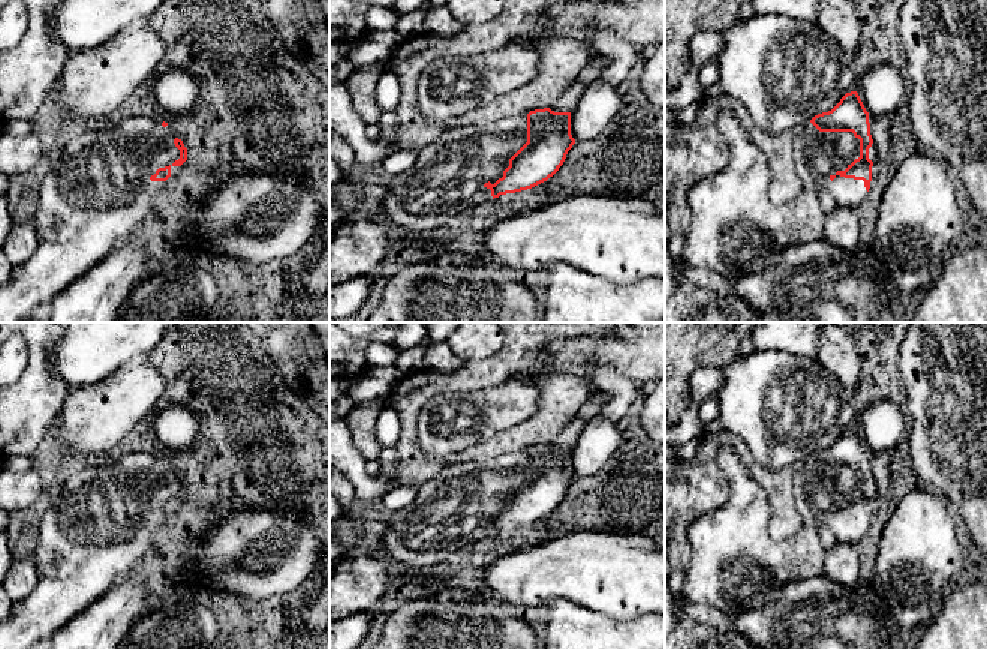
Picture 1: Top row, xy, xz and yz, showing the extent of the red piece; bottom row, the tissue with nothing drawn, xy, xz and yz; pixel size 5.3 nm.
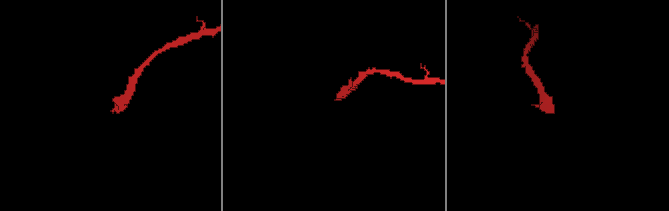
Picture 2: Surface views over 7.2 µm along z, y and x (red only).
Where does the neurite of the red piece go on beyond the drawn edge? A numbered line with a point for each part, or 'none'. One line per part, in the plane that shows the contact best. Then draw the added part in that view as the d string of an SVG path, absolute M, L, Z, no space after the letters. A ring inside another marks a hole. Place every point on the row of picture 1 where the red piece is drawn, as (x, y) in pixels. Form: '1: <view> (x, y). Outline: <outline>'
1: yz (818, 155). Outline: M810 120L794 133L794 163L804 189L825 189L839 207L855 210L867 195L864 181L836 172L860 157L860 139L852 132L819 132Z

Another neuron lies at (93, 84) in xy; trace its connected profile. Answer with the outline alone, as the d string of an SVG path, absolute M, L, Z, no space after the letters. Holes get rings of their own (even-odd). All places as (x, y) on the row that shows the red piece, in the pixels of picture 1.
M139 22L120 30L112 39L88 51L69 57L58 78L60 103L64 121L79 118L87 123L109 118L115 109L156 70L165 43L147 24Z

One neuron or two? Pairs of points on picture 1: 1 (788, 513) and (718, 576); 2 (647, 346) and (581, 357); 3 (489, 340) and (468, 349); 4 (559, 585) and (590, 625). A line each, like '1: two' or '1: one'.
1: two
2: one
3: one
4: two

